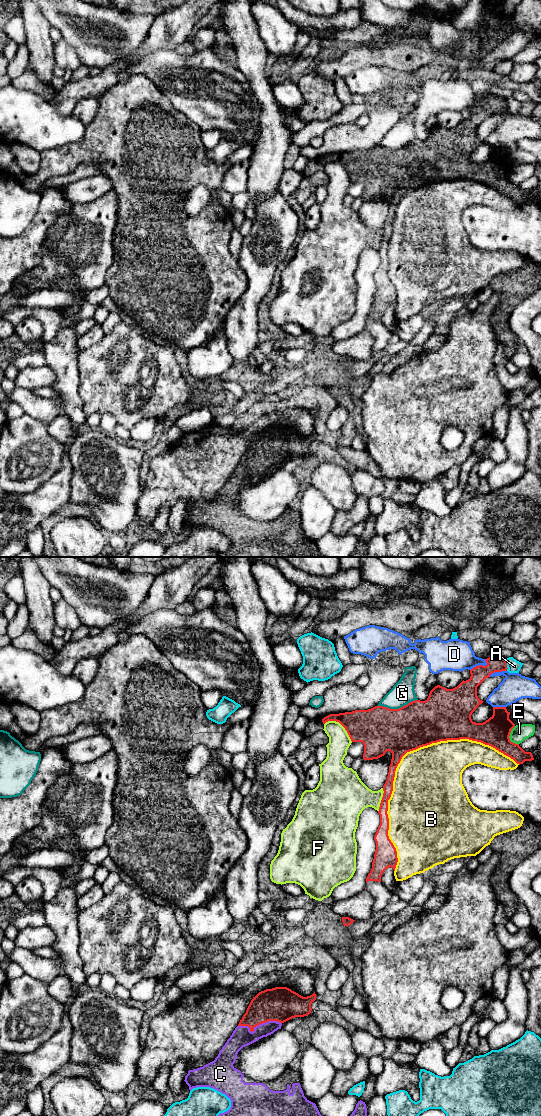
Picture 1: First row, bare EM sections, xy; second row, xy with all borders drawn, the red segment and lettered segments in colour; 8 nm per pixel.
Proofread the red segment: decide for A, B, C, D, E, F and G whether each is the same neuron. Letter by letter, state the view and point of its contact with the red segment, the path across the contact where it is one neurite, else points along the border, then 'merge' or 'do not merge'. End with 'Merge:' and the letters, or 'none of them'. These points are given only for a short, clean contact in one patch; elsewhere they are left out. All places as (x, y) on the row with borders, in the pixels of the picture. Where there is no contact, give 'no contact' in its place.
A: contact xy (506, 665); do not merge
B: contact xy (403, 755); do not merge
C: contact xy (258, 1024); merge
D: contact xy (480, 665); do not merge
E: contact xy (508, 737); do not merge
F: contact xy (341, 724); do not merge
G: contact xy (397, 709); do not merge
Merge: C

